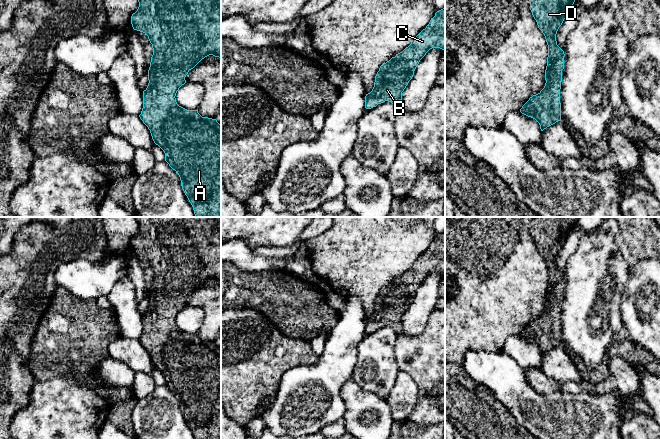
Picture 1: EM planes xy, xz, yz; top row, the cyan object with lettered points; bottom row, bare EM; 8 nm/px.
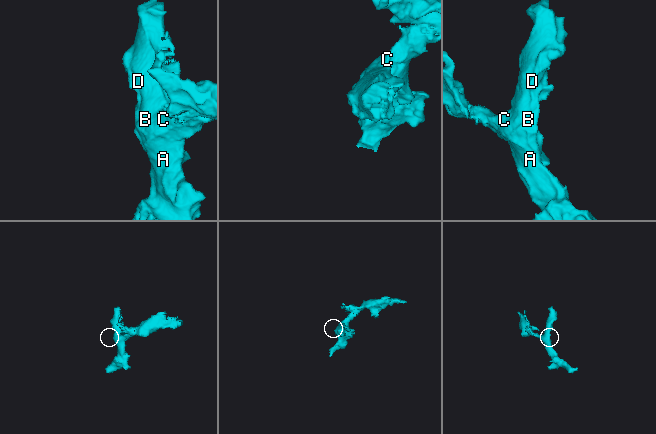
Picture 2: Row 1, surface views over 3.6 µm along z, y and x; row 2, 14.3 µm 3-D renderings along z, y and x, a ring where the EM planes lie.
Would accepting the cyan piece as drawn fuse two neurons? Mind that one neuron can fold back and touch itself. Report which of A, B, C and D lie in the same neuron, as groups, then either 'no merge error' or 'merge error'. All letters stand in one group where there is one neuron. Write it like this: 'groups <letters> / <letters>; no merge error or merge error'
groups A B C D; no merge error

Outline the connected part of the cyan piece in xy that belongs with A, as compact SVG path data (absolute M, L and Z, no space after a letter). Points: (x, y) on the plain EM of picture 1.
M136 217L139 231L131 240L134 254L145 257L153 272L150 291L148 294L148 310L143 315L143 332L140 343L150 354L152 363L165 377L165 385L177 396L182 413L191 427L195 439L221 439L221 349L216 343L202 341L198 334L187 334L176 326L176 317L186 307L185 301L202 283L209 279L221 282L221 217Z

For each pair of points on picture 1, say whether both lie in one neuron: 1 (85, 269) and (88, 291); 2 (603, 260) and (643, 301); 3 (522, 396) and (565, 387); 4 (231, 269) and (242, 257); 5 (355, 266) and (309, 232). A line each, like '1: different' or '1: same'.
1: same
2: different
3: different
4: different
5: different

